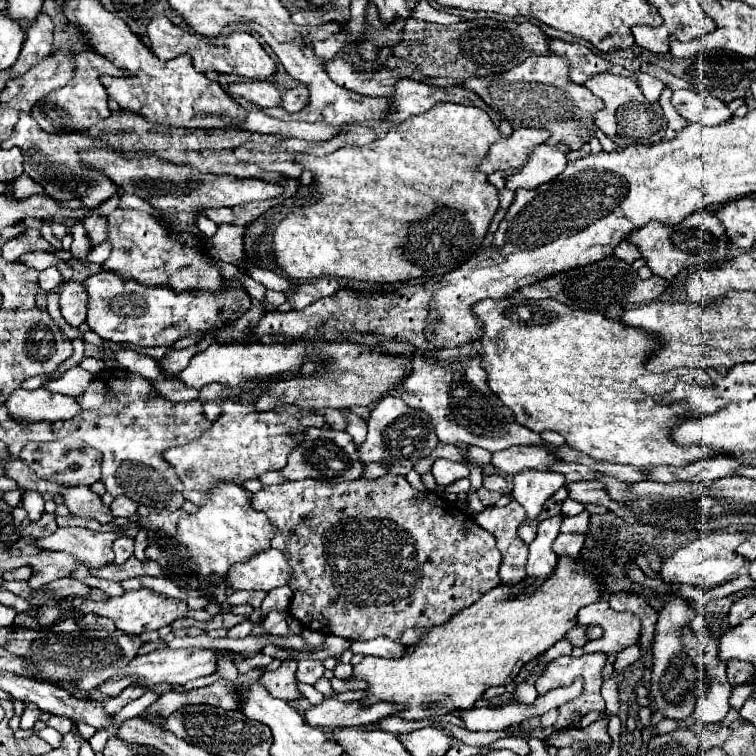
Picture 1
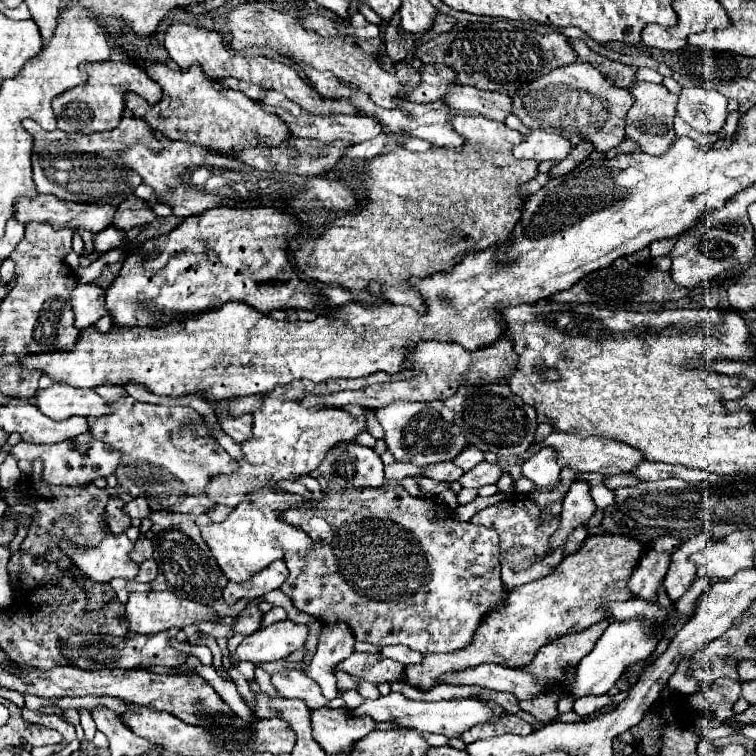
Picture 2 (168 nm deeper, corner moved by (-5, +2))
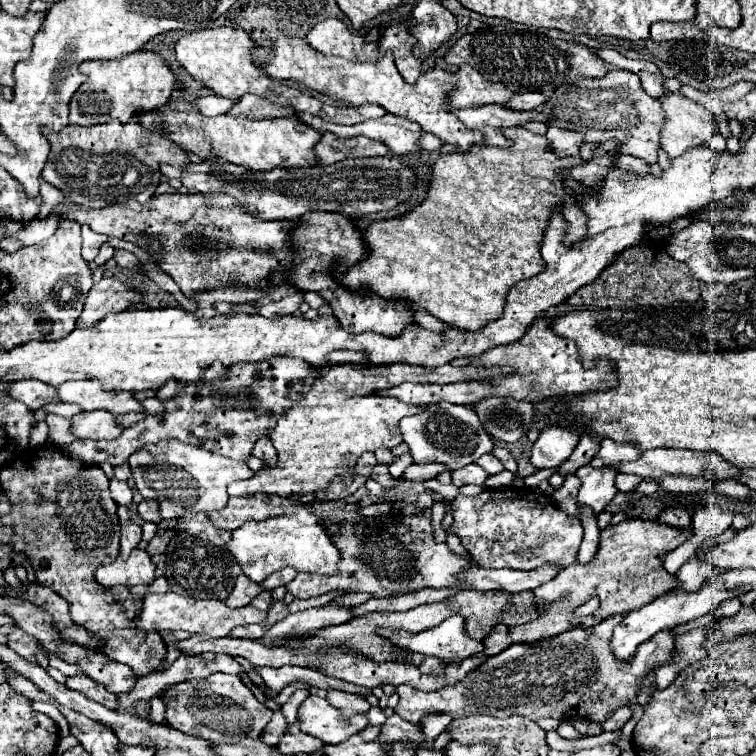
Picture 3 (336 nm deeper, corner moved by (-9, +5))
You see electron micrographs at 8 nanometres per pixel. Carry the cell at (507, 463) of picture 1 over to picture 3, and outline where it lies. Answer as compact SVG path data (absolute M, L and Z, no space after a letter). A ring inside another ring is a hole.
M648 449L642 451L640 459L628 463L612 465L620 473L632 473L640 477L662 477L662 475L690 475L690 477L706 477L712 481L718 479L736 479L738 469L728 463L721 455L716 453L702 453L698 451L682 451L682 449Z

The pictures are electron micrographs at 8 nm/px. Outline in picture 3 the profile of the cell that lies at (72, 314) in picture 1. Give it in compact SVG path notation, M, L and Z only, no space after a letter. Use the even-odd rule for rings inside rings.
M102 277L102 281L92 285L92 291L86 297L84 311L78 317L78 327L92 327L108 313L120 313L128 309L132 303L140 303L142 297L138 291L128 289L120 281L112 277Z

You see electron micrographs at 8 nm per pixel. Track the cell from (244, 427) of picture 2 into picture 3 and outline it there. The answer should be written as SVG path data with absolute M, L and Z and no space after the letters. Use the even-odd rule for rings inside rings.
M266 437L256 439L254 449L252 449L252 455L256 455L258 459L262 459L264 463L276 463L276 461L274 461L274 457L276 457L276 449L272 447L270 439L266 439Z

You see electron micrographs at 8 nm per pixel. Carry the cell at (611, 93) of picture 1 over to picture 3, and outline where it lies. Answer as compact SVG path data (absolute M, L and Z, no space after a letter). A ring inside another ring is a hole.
M672 91L664 93L658 101L666 113L660 147L670 159L682 155L688 147L706 145L716 133L716 123L708 117L708 111L702 103L690 101Z

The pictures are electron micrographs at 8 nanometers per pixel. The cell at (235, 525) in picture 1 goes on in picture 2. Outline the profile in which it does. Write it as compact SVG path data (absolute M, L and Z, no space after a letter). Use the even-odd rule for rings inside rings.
M260 490L260 494L250 494L248 502L242 502L234 508L234 512L222 524L202 526L202 538L210 546L216 562L228 580L246 582L256 572L270 566L274 560L282 560L286 552L296 552L298 556L306 556L312 550L312 540L308 534L292 524L282 520L282 512L290 508L302 506L302 496L274 490Z

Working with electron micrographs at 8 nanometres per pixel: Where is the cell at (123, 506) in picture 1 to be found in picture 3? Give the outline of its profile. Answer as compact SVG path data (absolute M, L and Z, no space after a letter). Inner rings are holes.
M140 501L138 503L138 515L144 519L144 521L152 521L152 523L158 523L160 521L160 513L158 513L158 503L156 501Z

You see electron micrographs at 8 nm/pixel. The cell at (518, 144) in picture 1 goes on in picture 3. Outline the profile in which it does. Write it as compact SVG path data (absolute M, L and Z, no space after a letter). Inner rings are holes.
M548 127L546 139L550 143L550 149L560 155L578 155L578 149L582 145L582 135L578 131L568 131L568 129L558 129L558 127Z

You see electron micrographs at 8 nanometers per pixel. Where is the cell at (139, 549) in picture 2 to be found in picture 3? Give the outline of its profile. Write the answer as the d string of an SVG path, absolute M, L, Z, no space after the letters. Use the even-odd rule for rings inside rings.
M167 530L162 535L156 535L148 547L146 547L146 553L148 555L156 555L156 553L166 553L166 545L170 541L170 537L174 536L174 530Z

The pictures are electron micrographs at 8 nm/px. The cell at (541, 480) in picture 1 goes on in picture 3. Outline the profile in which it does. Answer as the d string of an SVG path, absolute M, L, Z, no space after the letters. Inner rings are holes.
M548 427L540 433L538 441L532 445L532 465L536 469L556 469L574 451L578 443L578 433L562 427Z

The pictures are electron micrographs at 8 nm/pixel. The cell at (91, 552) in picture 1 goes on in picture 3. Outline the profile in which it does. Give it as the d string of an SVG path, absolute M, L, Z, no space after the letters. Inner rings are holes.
M132 549L128 559L122 559L120 555L110 565L100 565L96 569L96 581L104 587L112 585L148 585L154 581L154 569L150 555L142 549Z

